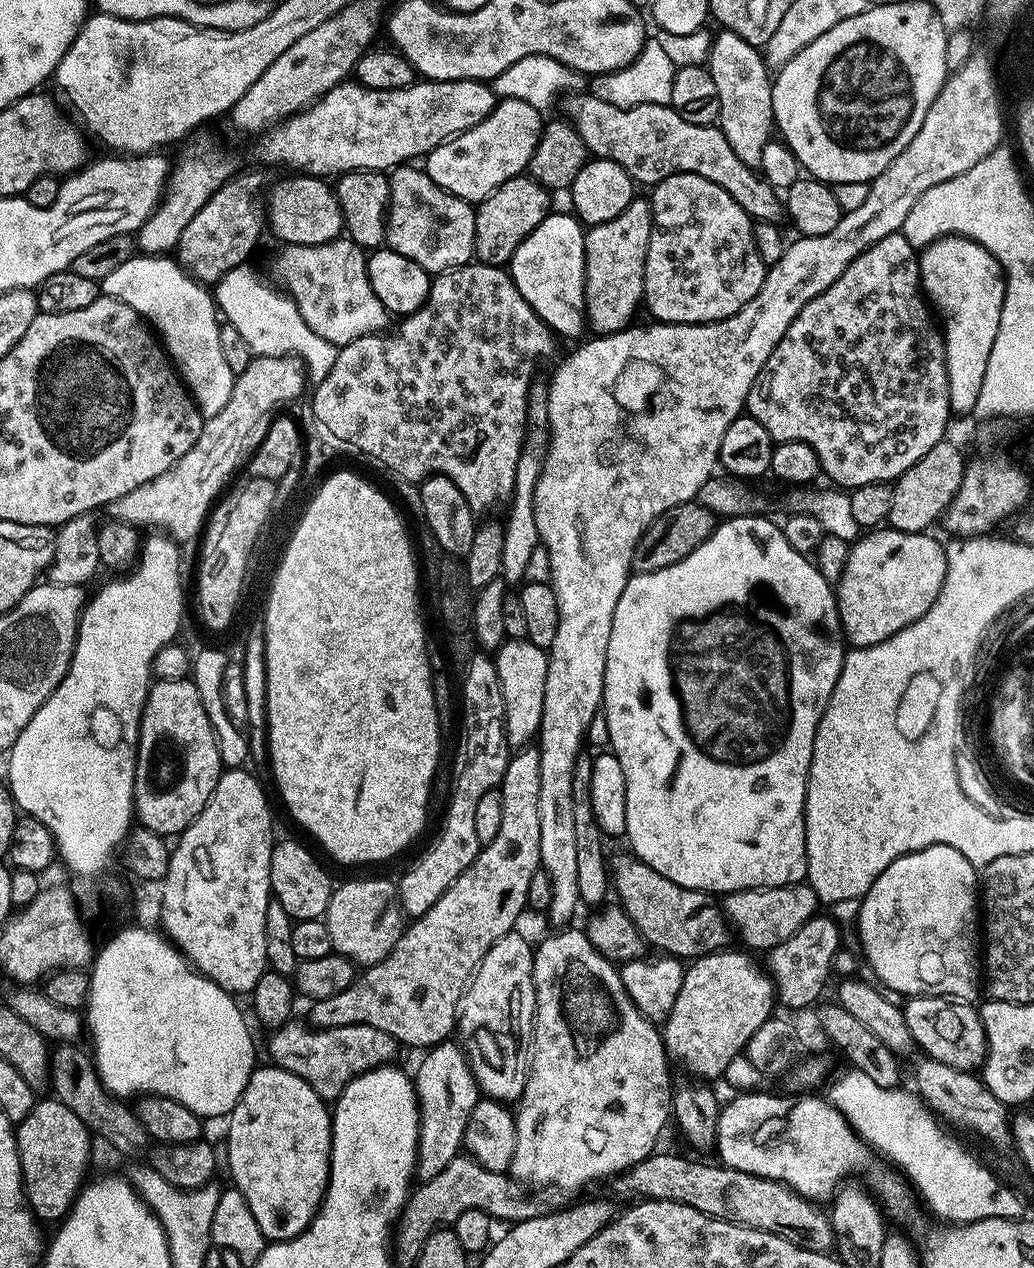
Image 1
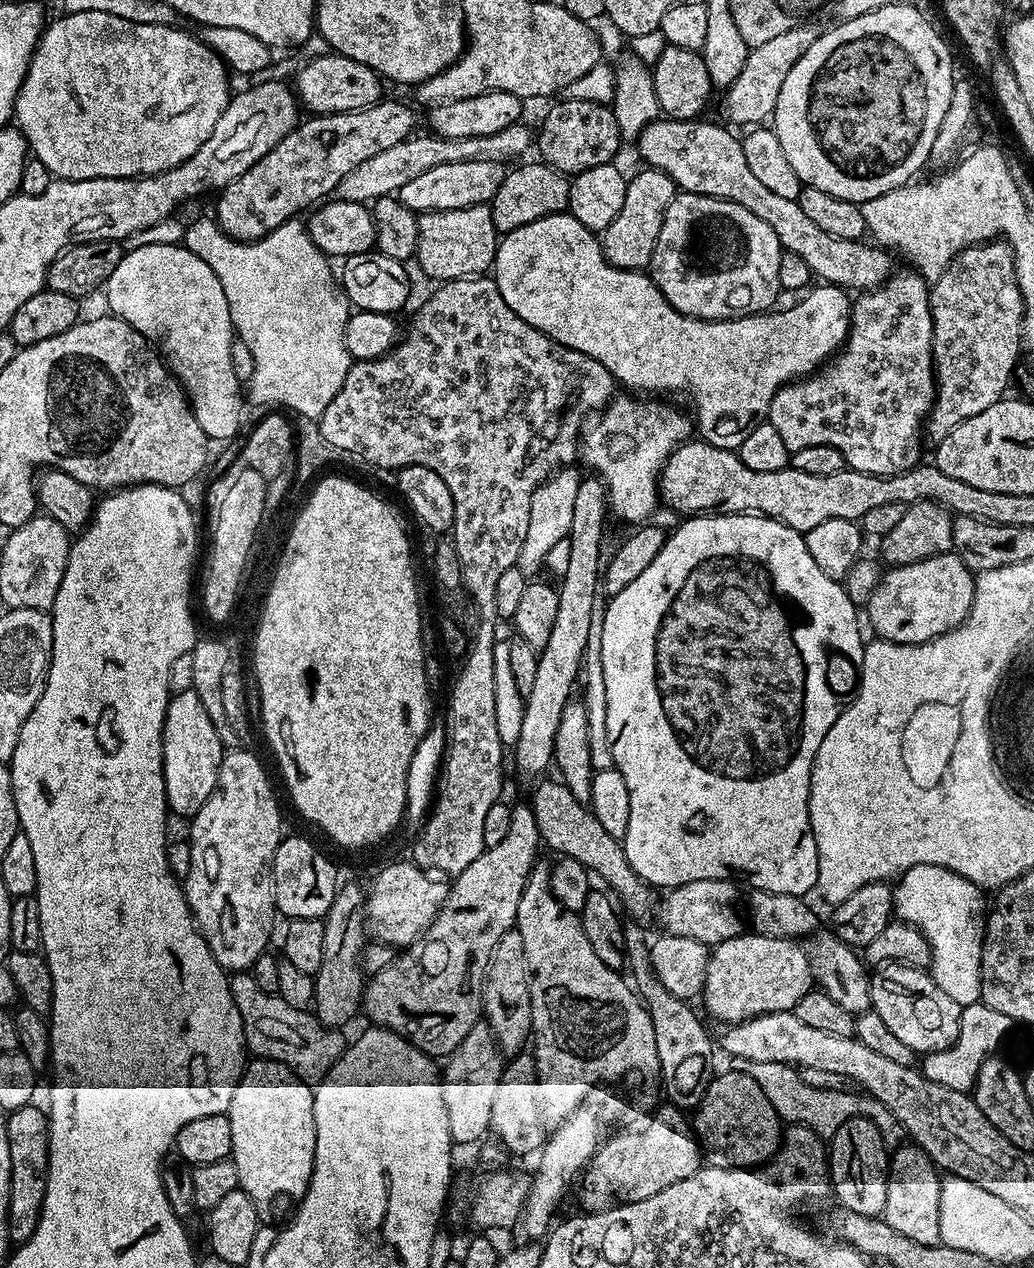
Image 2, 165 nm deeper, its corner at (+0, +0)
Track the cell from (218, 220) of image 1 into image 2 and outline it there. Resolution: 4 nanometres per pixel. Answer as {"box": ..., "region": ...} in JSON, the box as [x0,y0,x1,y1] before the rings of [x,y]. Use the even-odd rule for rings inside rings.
{"box":[214,99,417,242],"region":[[[381,99],[380,103],[375,104],[373,108],[335,112],[332,116],[312,114],[307,117],[308,121],[305,119],[297,123],[296,129],[286,134],[286,138],[282,138],[282,142],[278,142],[278,146],[270,150],[270,154],[254,162],[254,166],[250,166],[246,174],[242,174],[234,182],[219,189],[215,197],[217,200],[214,219],[222,231],[235,240],[245,242],[260,240],[287,220],[299,217],[301,215],[299,212],[303,208],[311,209],[325,198],[331,197],[335,193],[338,182],[342,182],[342,178],[346,178],[346,174],[350,174],[354,166],[362,166],[366,158],[374,158],[374,154],[382,154],[382,150],[390,150],[390,146],[398,146],[400,142],[408,139],[417,131],[416,116],[406,105],[388,99]]]}

